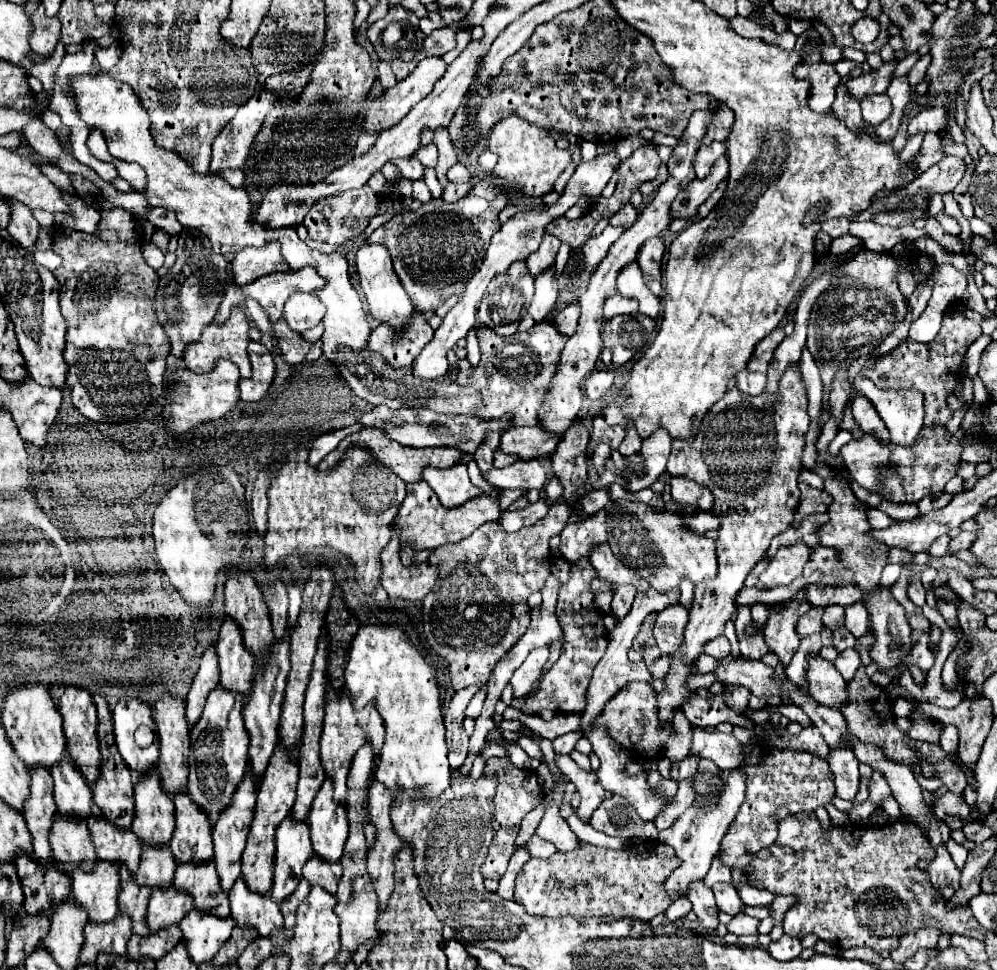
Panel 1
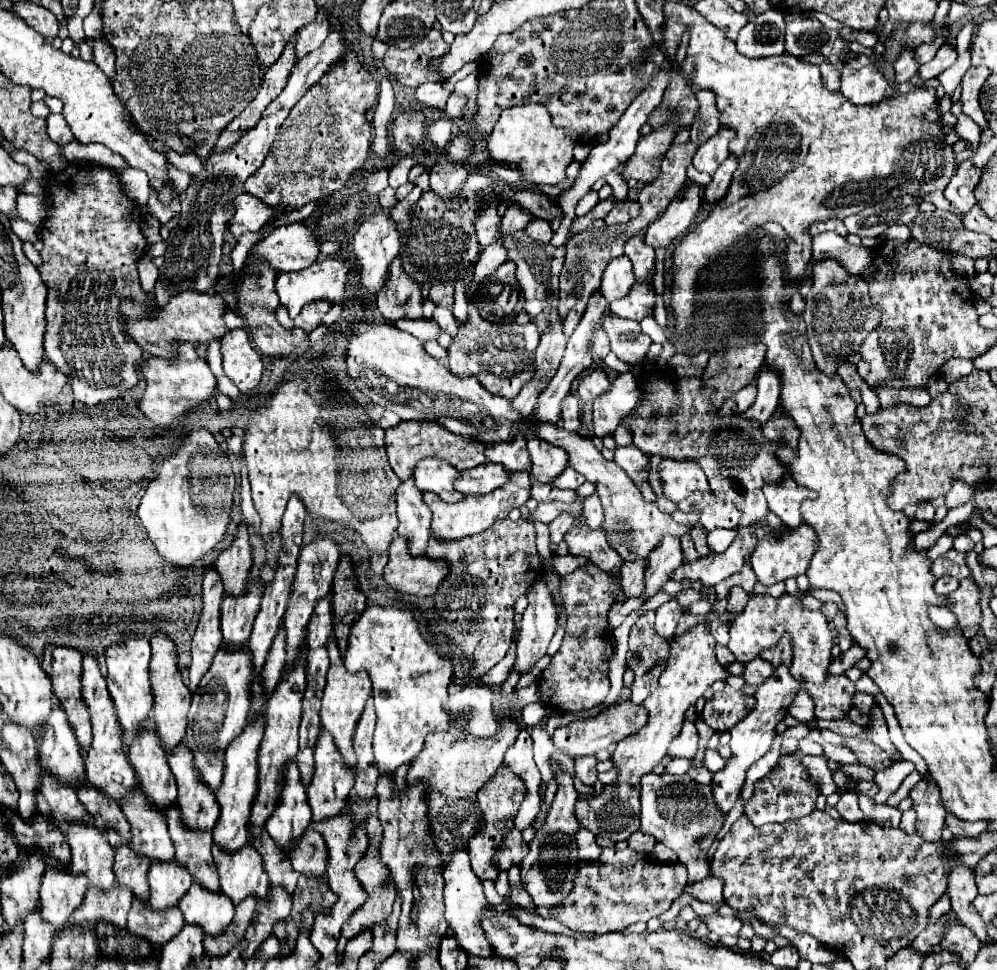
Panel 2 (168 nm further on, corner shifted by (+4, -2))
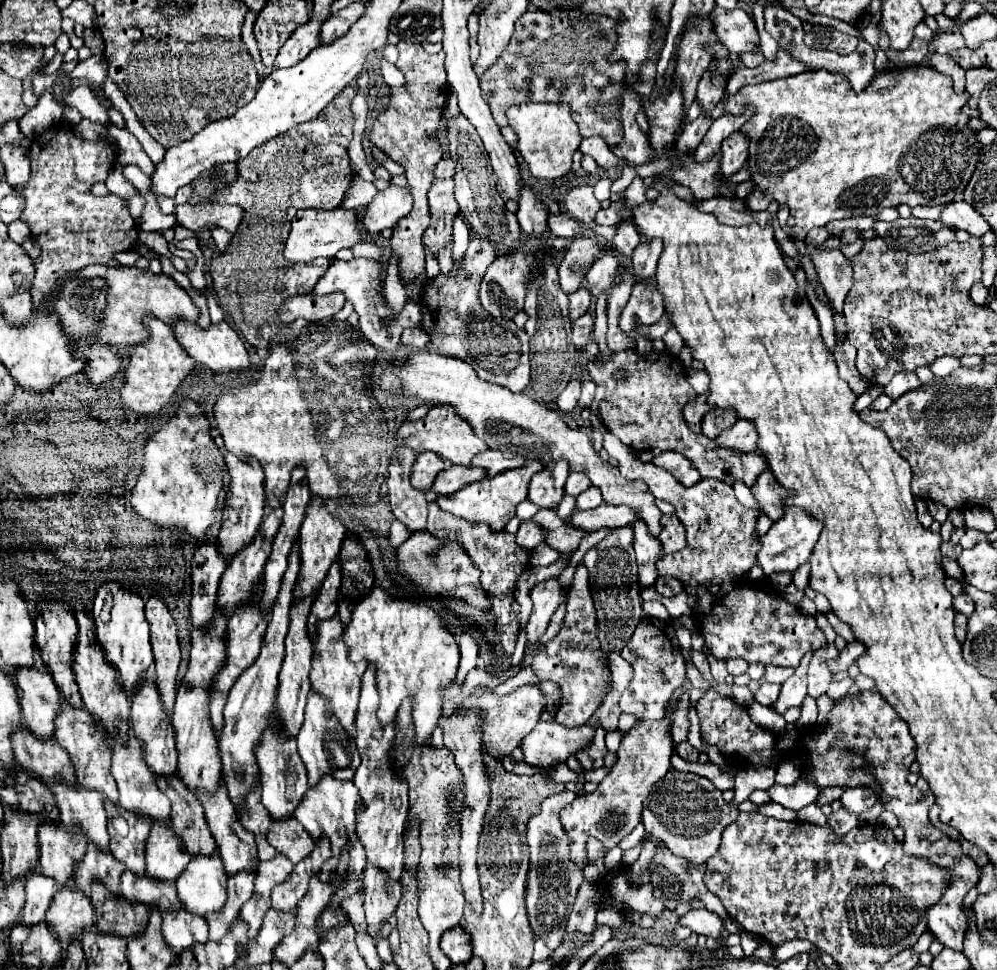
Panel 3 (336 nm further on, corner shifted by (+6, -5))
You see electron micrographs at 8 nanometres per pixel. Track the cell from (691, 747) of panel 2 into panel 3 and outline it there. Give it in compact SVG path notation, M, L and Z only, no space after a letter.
M685 693L683 699L679 701L677 709L671 715L671 719L673 719L671 737L673 737L675 743L687 741L687 735L689 735L689 717L687 717L687 713L689 713L689 695Z

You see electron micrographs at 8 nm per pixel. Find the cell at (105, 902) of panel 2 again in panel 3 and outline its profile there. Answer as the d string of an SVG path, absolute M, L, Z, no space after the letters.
M89 843L87 855L75 873L75 887L87 895L91 883L99 881L109 889L111 895L119 897L117 885L119 885L121 873L125 873L125 865L115 861L109 851L99 851L95 845Z

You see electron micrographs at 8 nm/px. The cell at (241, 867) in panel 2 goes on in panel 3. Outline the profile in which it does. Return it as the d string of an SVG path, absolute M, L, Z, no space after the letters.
M221 785L219 791L211 797L211 795L203 795L199 793L199 801L201 805L205 807L205 817L207 817L207 825L213 833L213 839L217 843L217 849L219 849L219 855L223 859L223 865L225 865L225 873L231 877L239 871L253 871L257 873L257 865L259 865L259 857L257 857L257 845L255 845L255 835L245 831L235 815L235 809L233 809L233 803L229 801L227 793L225 793L225 787Z

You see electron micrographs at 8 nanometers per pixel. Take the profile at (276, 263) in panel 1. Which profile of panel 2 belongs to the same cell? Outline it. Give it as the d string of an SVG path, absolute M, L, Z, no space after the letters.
M293 222L273 230L263 242L253 246L251 254L267 260L279 272L289 272L311 266L319 256L319 246L321 240L313 228L305 222Z

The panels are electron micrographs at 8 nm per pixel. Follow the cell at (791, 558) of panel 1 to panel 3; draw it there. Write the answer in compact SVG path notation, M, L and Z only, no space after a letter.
M785 507L785 515L771 525L771 529L759 539L761 549L757 553L757 565L763 569L763 573L769 577L771 573L781 571L795 571L803 563L809 561L813 553L813 545L817 543L817 537L821 533L821 521L813 519L809 513L797 507Z

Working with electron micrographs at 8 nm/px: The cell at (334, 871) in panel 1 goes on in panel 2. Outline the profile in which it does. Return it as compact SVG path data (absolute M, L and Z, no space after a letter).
M311 828L303 832L303 838L289 850L289 860L293 868L301 874L325 874L327 870L327 846L323 836Z

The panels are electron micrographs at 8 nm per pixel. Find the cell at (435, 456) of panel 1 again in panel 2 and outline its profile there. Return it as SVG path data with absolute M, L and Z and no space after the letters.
M409 420L409 422L401 422L393 428L387 428L385 430L385 440L387 440L389 464L401 480L407 480L413 474L415 464L421 458L427 458L427 456L447 458L451 462L451 466L455 466L459 472L487 462L487 458L483 454L485 446L481 442L477 442L473 438L467 438L467 436L457 436L457 434L445 430L443 426L439 426L437 422L429 422L429 420Z

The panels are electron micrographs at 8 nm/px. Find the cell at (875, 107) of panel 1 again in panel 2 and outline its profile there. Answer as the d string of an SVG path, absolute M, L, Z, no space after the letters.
M843 64L841 70L841 92L853 104L875 104L885 98L887 94L887 80L877 70L875 64L867 64L861 70L853 70L851 66Z

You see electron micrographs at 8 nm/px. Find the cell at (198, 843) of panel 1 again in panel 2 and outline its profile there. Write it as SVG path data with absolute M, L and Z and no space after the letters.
M183 742L171 752L169 766L179 786L177 802L183 810L183 822L191 828L213 830L219 818L219 802L215 792L211 792L211 788L201 780L193 766L193 754Z

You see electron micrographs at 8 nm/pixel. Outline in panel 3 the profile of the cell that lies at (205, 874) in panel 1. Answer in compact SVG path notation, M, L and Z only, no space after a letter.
M177 775L157 777L157 785L171 801L171 827L183 841L185 851L191 857L195 857L197 853L205 853L205 857L211 857L217 851L217 845L209 833L203 807L197 797L183 785Z

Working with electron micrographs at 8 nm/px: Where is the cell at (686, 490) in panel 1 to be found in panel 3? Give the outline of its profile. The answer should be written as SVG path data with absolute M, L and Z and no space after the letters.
M665 451L665 453L659 453L655 455L653 463L665 471L669 471L681 485L685 487L691 487L695 485L697 481L701 481L701 475L699 471L695 469L695 465L681 453L675 453L675 451Z

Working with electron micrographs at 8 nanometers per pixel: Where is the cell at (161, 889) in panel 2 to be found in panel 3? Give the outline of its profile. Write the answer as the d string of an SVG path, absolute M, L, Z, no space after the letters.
M153 825L147 849L147 877L159 881L159 883L175 883L177 877L185 871L185 865L189 865L191 857L181 845L181 839L163 825Z

